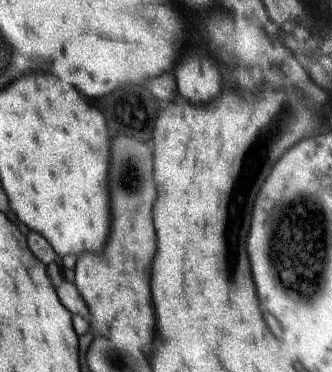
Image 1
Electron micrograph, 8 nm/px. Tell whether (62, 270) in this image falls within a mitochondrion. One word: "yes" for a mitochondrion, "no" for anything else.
no

